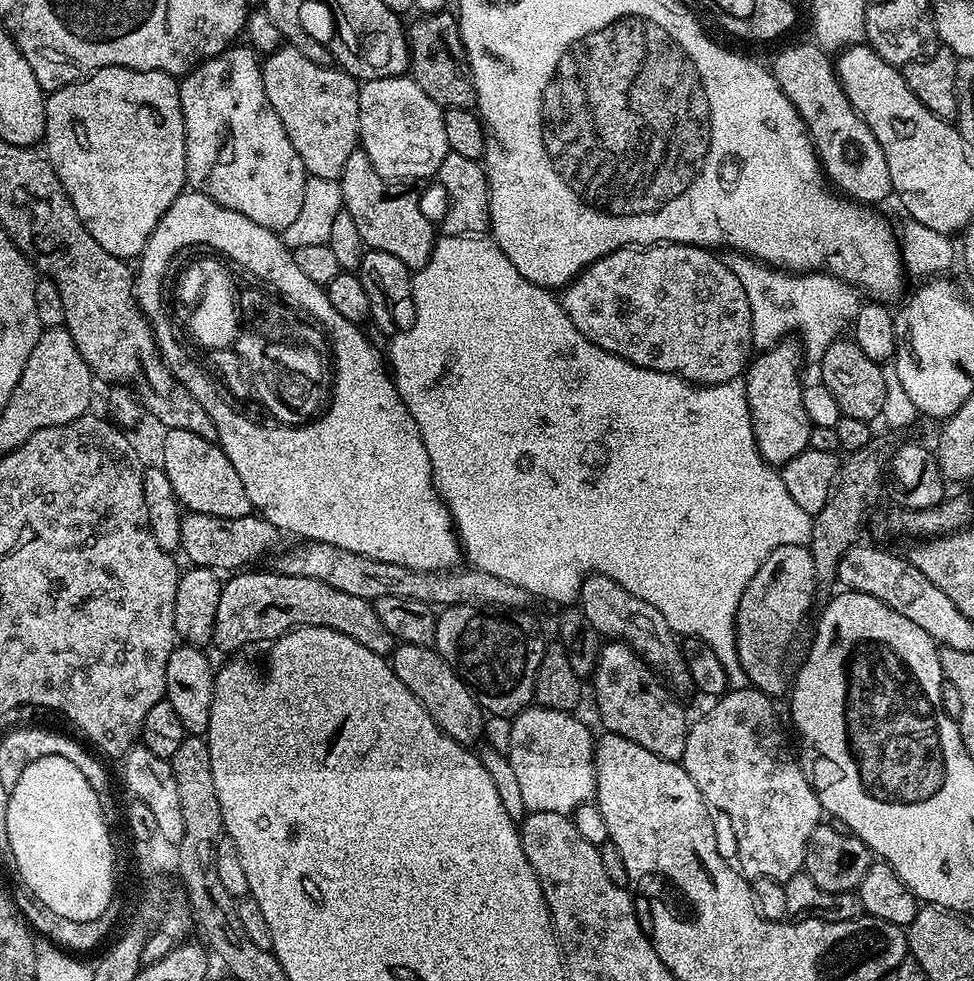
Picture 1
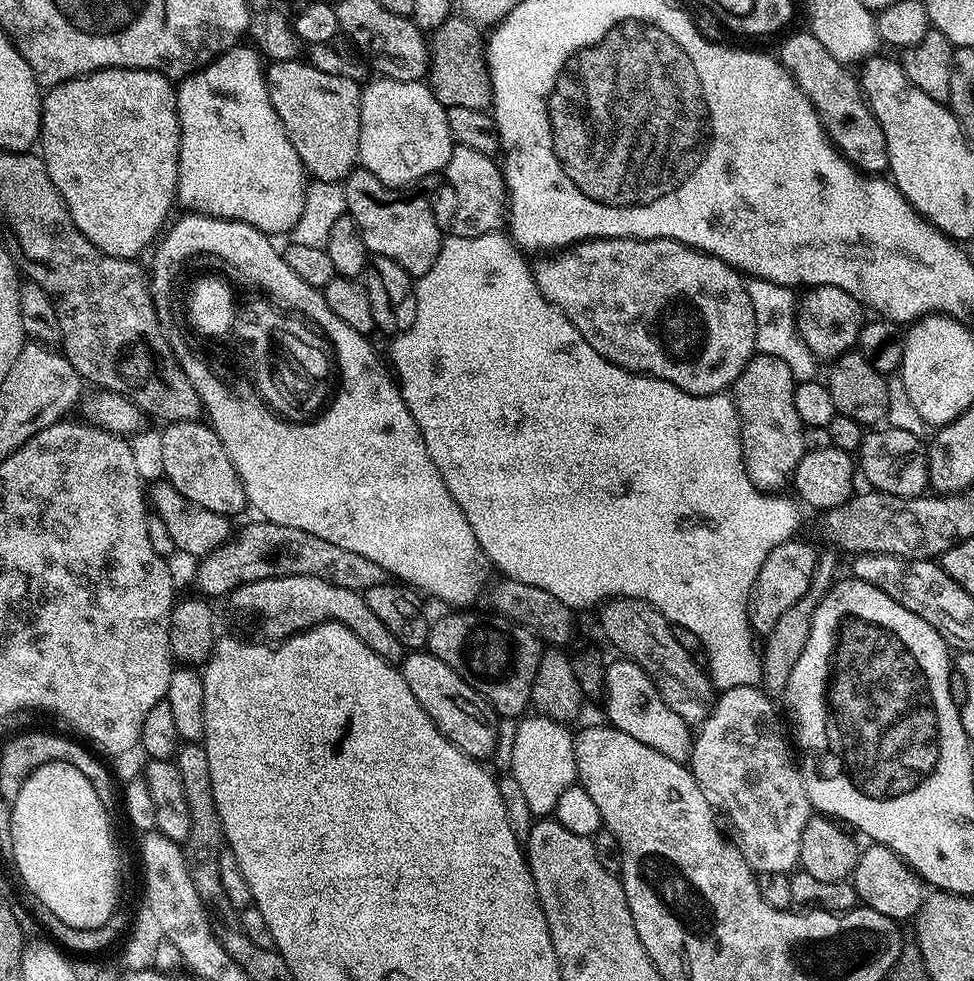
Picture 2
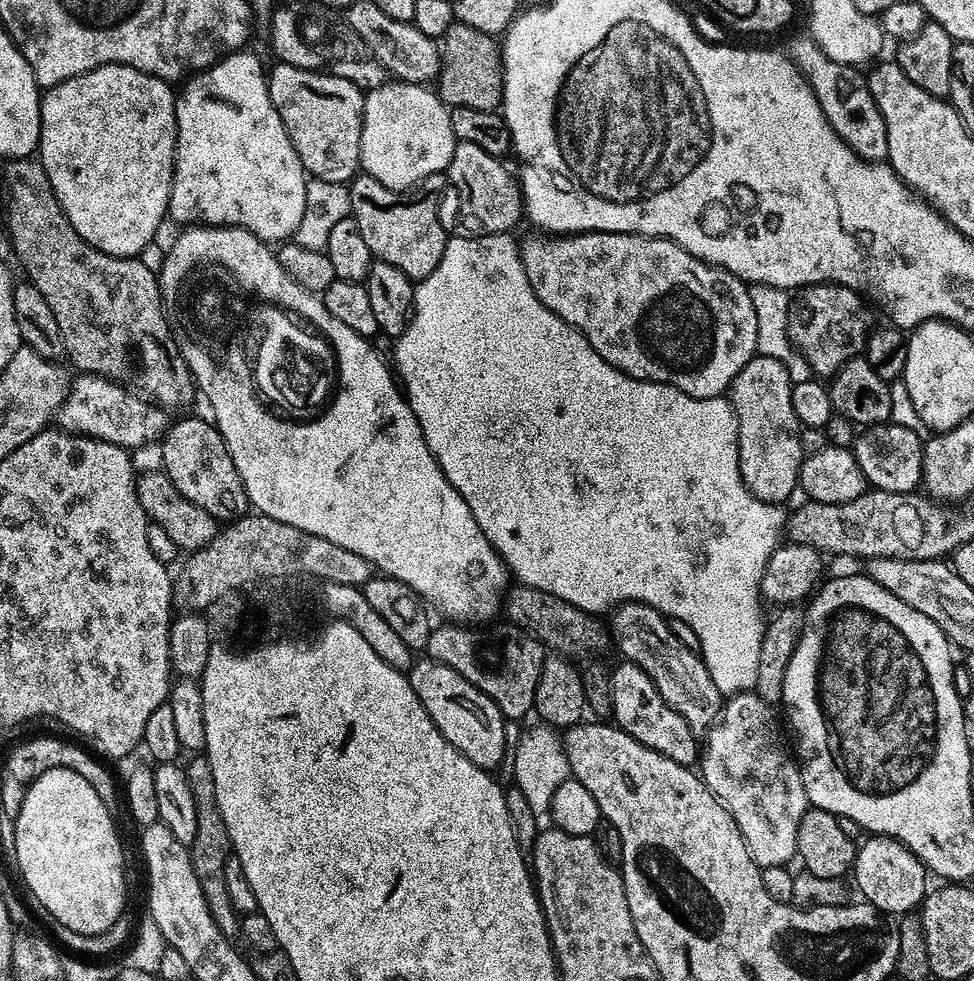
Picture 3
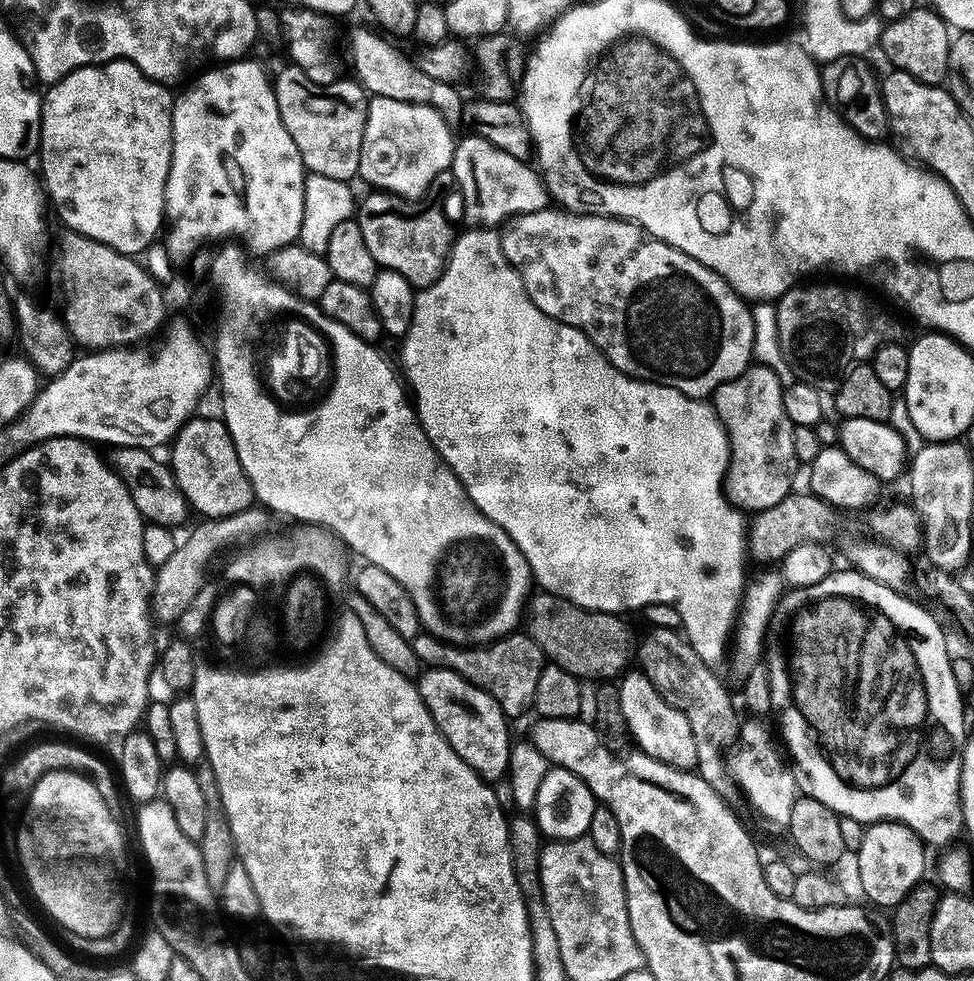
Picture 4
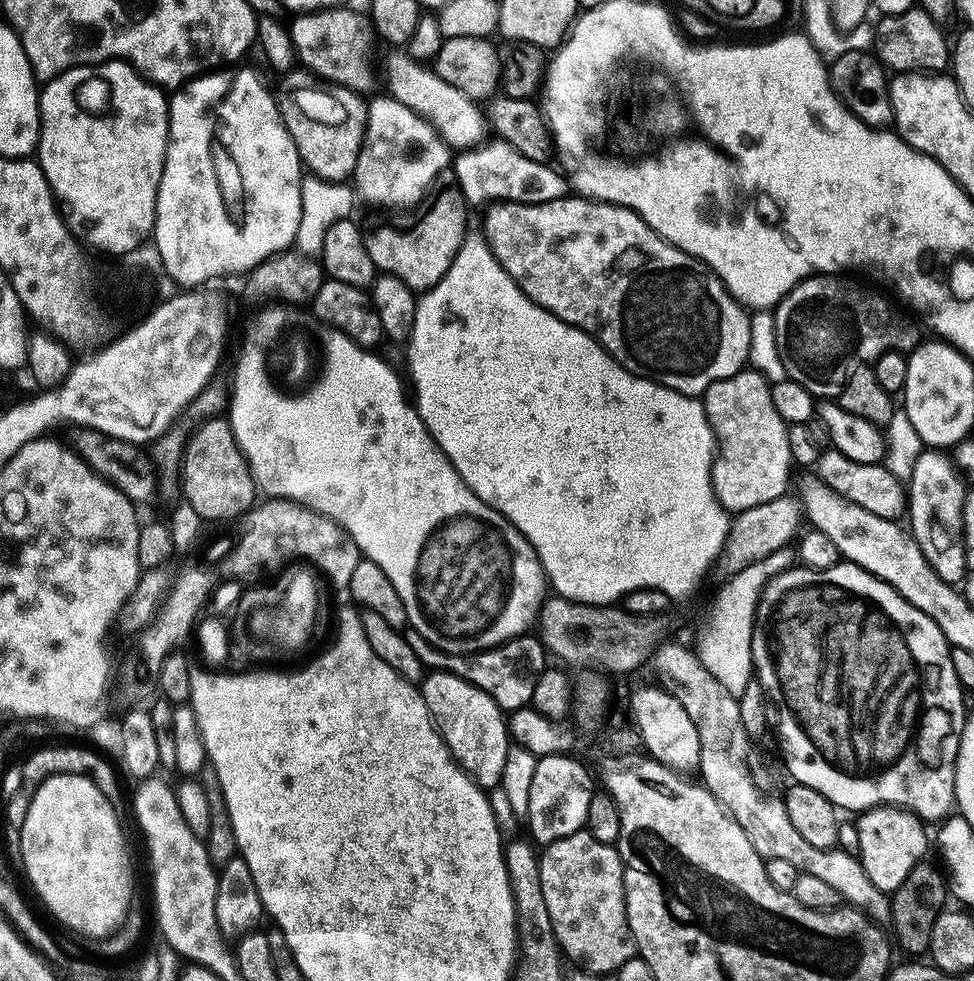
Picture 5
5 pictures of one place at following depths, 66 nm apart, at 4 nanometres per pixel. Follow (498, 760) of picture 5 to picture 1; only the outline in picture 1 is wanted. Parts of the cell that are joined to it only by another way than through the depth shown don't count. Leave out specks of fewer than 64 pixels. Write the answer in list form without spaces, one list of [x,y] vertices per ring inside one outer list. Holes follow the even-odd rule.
[[[397,643],[390,657],[394,674],[402,678],[402,686],[422,702],[422,706],[434,718],[434,722],[450,738],[465,746],[472,743],[484,732],[486,713],[476,700],[476,693],[468,687],[468,683],[447,664],[432,646],[414,646]]]

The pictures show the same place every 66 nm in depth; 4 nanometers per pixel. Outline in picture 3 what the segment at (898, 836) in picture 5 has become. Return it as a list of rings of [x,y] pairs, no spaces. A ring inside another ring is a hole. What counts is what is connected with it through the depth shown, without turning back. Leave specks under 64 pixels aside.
[[[872,834],[867,839],[865,844],[861,843],[857,847],[854,865],[856,888],[864,895],[861,897],[877,912],[881,914],[889,912],[893,918],[915,913],[924,903],[925,895],[930,888],[930,883],[928,884],[930,876],[924,863],[907,846],[890,836]]]

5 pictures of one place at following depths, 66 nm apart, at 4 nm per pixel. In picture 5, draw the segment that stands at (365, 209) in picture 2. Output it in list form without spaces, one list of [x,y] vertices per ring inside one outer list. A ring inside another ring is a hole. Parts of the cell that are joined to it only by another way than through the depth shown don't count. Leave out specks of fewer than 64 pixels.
[[[455,187],[435,192],[409,207],[405,216],[376,220],[369,228],[363,229],[366,251],[377,270],[406,282],[406,286],[420,294],[433,288],[444,277],[446,270],[450,270],[450,262],[454,262],[466,235],[464,223],[468,216],[464,213],[464,195]]]

